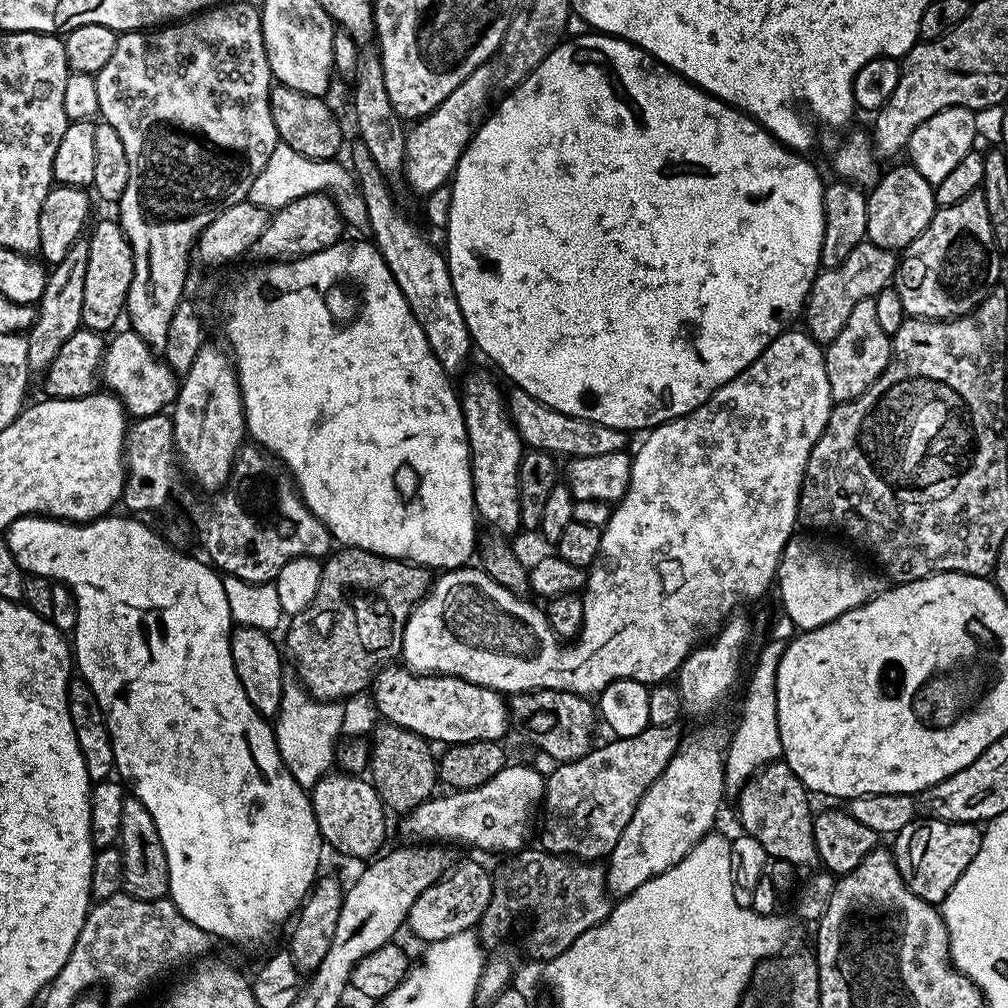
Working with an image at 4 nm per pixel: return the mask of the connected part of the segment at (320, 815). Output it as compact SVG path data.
M341 770L333 771L320 777L320 781L310 790L310 799L320 839L327 847L329 844L344 856L364 861L375 857L385 847L384 835L388 832L388 824L384 821L386 809L367 779Z

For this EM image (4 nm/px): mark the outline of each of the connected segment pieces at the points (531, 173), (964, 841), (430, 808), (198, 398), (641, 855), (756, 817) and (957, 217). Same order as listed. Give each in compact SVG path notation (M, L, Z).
M588 34L592 36L576 36L565 39L538 67L531 72L519 86L507 93L508 97L496 108L496 113L489 115L475 129L472 141L460 155L460 161L456 164L455 173L450 181L452 201L450 202L450 218L446 235L448 235L448 250L446 257L450 278L453 280L454 294L458 306L461 307L462 317L465 319L472 343L477 349L481 348L506 375L512 379L511 383L517 388L526 390L538 402L558 410L562 414L570 414L574 418L586 418L590 422L598 422L602 426L620 428L623 432L635 433L635 428L651 430L667 420L673 420L679 416L690 414L698 406L702 406L716 391L726 382L730 382L746 366L750 366L760 357L762 350L770 346L783 332L789 331L792 319L803 313L804 305L808 298L808 292L812 289L812 282L816 279L817 272L821 271L820 251L822 250L822 238L824 237L824 189L825 181L820 181L816 168L801 153L787 148L781 140L775 140L752 117L739 108L733 108L716 96L704 92L690 83L685 76L680 76L674 70L670 70L665 64L660 64L655 58L644 52L636 44L628 40L619 40L617 36L603 34Z
M916 818L911 824L905 824L904 829L895 833L894 836L894 840L896 840L894 859L906 886L910 886L910 890L914 894L918 894L918 898L927 904L943 905L946 894L950 894L954 882L958 882L958 878L962 878L966 866L970 866L970 862L974 862L974 854L978 854L980 849L981 835L981 829L975 824L959 824L931 818Z
M509 763L490 782L474 790L449 791L448 796L433 795L422 806L407 813L400 824L400 832L408 842L448 842L469 844L484 852L515 854L525 847L528 823L532 811L537 811L544 798L545 773L524 764Z
M212 342L204 343L198 358L180 380L176 403L171 405L176 459L183 471L208 494L223 489L236 465L236 455L246 444L244 399L236 377L235 363L227 351Z
M700 728L685 739L676 756L670 758L666 770L642 794L634 810L634 818L626 822L622 838L606 858L604 877L613 897L629 896L650 878L662 874L670 866L682 862L686 854L717 827L720 807L724 804L724 754L728 736L720 728Z
M783 759L775 760L773 764L768 764L753 774L740 787L738 799L740 799L740 824L744 827L741 829L747 835L758 838L758 842L762 842L762 850L766 850L769 858L790 862L798 870L812 870L817 867L820 855L814 842L814 826L812 825L814 808L808 805L810 793L798 778L798 774L794 774L794 770L790 770L790 766L785 764Z
M983 191L975 192L962 198L962 202L954 202L954 206L946 206L945 208L937 208L934 218L930 222L930 226L926 230L922 230L922 234L918 234L918 238L914 238L914 242L910 242L910 246L903 249L902 255L898 260L898 267L894 277L894 287L898 298L902 298L902 306L904 307L904 315L908 318L917 320L953 320L955 316L964 316L967 312L973 312L978 305L983 302L992 289L1001 283L1000 280L1000 256L1001 249L996 247L994 242L994 230L990 226L990 213L986 210L986 198Z

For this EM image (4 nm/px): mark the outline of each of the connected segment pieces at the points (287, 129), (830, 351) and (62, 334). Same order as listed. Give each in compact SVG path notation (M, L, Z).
M276 84L268 97L279 143L290 146L290 150L298 150L298 154L311 160L336 160L339 157L339 152L341 154L345 147L346 137L327 99L302 94L285 84Z
M874 299L863 300L854 306L846 326L824 348L826 378L830 378L830 394L833 401L856 400L886 370L892 357L892 336L878 326L878 314L874 314Z
M81 238L70 246L70 254L62 258L51 271L48 272L48 281L42 290L42 298L38 305L36 321L26 333L28 345L26 358L28 371L32 374L43 374L58 358L62 346L70 342L70 334L74 334L82 326L82 297L86 291L86 262L88 261L88 241Z

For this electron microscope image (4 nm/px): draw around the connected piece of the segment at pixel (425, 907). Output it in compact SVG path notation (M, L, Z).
M464 860L459 864L460 861L437 884L422 890L414 906L410 906L410 914L406 921L407 931L412 931L418 939L424 940L423 942L473 931L479 925L486 906L490 906L493 873L487 872L476 860Z

